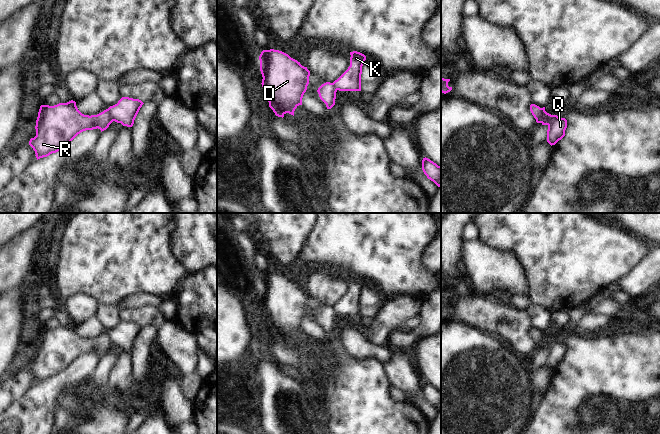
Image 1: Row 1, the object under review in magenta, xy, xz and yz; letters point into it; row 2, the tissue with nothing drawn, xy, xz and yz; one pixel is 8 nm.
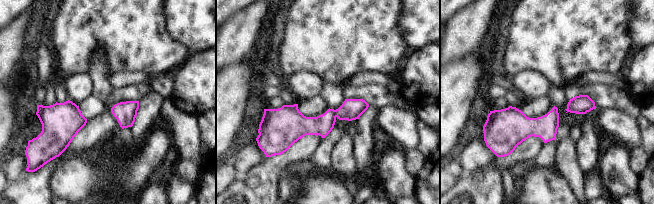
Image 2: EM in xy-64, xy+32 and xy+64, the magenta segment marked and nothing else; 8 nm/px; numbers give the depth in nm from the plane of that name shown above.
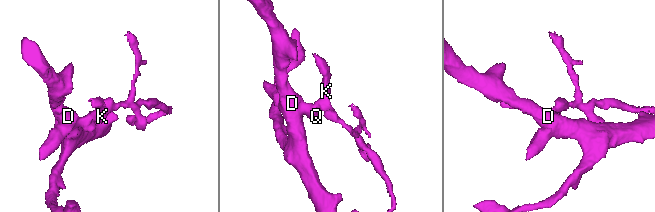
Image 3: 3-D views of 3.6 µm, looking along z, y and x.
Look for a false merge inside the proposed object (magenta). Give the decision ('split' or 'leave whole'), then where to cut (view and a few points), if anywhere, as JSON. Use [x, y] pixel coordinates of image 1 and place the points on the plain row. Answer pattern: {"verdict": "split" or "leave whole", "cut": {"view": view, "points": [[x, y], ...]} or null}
{"verdict": "split", "cut": {"view": "xy", "points": [[108, 332], [113, 344]]}}

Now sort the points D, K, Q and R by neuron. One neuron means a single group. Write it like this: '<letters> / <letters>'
D Q R / K

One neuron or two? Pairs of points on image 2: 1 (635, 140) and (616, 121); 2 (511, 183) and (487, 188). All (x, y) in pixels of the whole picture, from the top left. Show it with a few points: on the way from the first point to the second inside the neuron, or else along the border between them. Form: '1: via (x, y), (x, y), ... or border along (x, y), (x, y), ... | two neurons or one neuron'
1: via (630, 135), (621, 126) | one neuron
2: border along (508, 169), (504, 171), (506, 193) | two neurons

